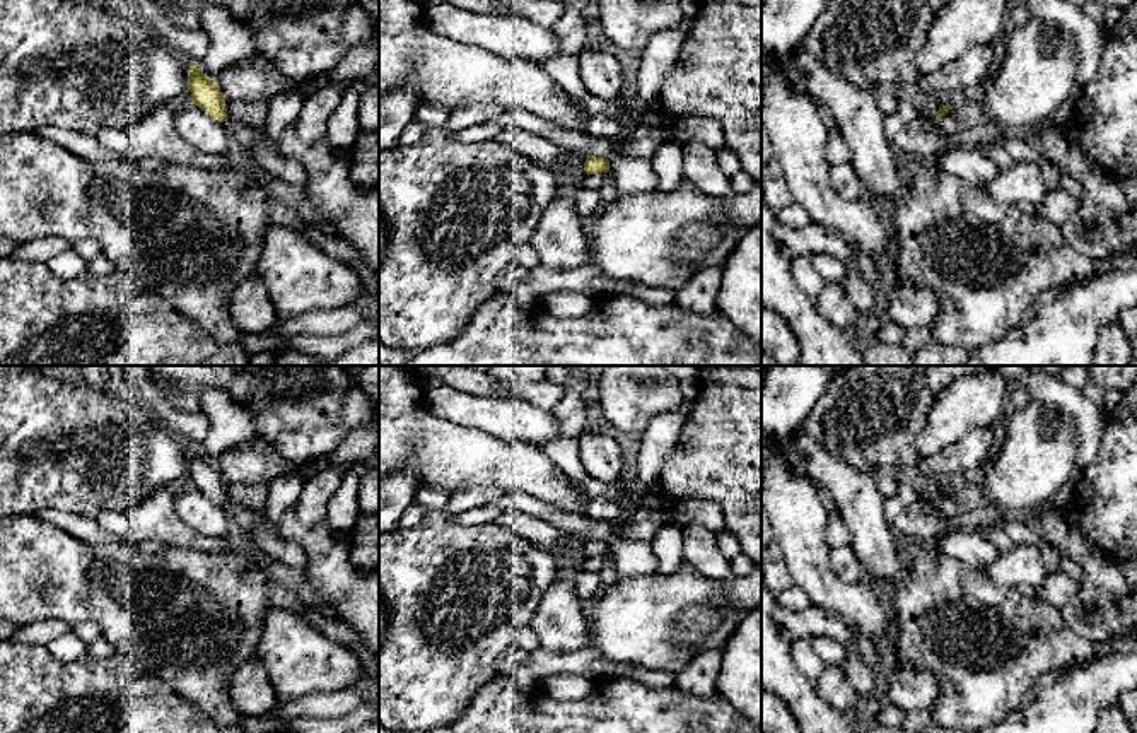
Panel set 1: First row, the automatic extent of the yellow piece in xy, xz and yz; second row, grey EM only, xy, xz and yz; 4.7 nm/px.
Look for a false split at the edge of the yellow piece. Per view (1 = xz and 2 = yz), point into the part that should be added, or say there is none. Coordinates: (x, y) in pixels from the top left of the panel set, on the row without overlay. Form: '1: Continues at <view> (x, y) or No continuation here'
1: No continuation here
2: No continuation here

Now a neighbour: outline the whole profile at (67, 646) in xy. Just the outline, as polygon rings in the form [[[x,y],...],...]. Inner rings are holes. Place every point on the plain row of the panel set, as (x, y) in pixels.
[[[65,630],[63,634],[50,641],[46,646],[50,653],[63,663],[80,660],[87,654],[87,644],[70,630]]]

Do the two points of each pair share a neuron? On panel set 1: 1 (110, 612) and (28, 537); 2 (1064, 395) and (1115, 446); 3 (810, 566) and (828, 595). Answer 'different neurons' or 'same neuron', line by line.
1: same neuron
2: different neurons
3: same neuron

